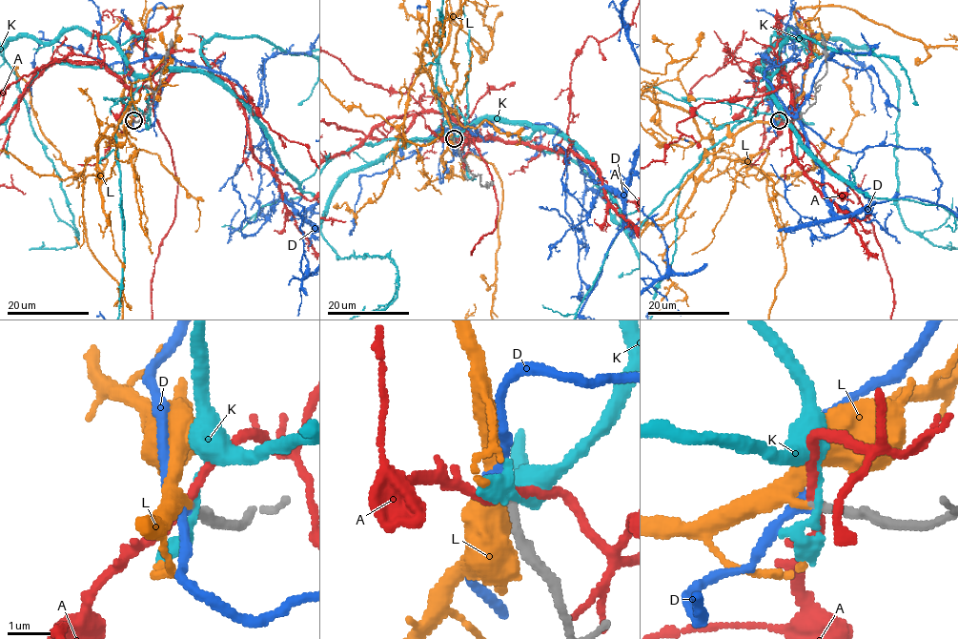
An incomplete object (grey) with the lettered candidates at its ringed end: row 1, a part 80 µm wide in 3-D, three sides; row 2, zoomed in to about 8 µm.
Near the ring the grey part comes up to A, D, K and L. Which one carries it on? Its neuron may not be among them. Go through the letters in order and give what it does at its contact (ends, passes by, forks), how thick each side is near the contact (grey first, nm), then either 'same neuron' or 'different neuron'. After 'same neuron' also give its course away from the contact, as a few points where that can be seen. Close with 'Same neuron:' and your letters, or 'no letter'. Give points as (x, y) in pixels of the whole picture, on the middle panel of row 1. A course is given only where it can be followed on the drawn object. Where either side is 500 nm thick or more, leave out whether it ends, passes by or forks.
A: it passes by; 200 nm thick on the grey side, 220 nm on the other; different neuron
D: it passes by; 200 nm thick on the grey side, 180 nm on the other; different neuron
K: it passes by; 200 nm thick on the grey side, 190 nm on the other; different neuron
L: it passes by; 180 nm thick on the grey side, 240 nm on the other; same neuron
Same neuron: L

